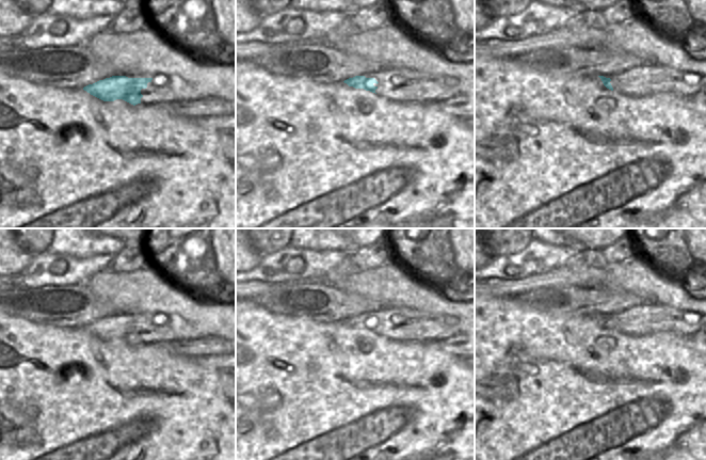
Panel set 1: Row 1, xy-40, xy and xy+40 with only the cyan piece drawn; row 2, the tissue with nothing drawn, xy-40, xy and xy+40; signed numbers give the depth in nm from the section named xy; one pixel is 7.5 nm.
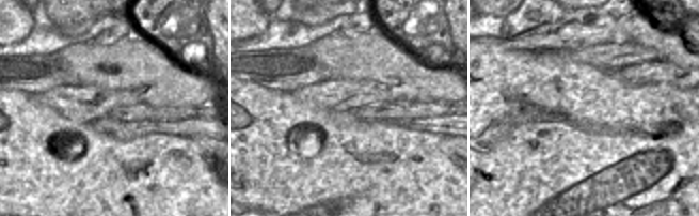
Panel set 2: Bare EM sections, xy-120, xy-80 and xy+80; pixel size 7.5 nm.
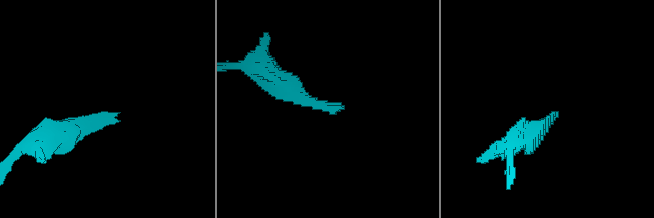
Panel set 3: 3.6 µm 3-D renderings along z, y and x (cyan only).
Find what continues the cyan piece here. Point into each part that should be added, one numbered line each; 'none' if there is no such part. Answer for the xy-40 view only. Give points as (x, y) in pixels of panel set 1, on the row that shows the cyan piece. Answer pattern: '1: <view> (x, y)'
1: xy-40 (153, 94)

